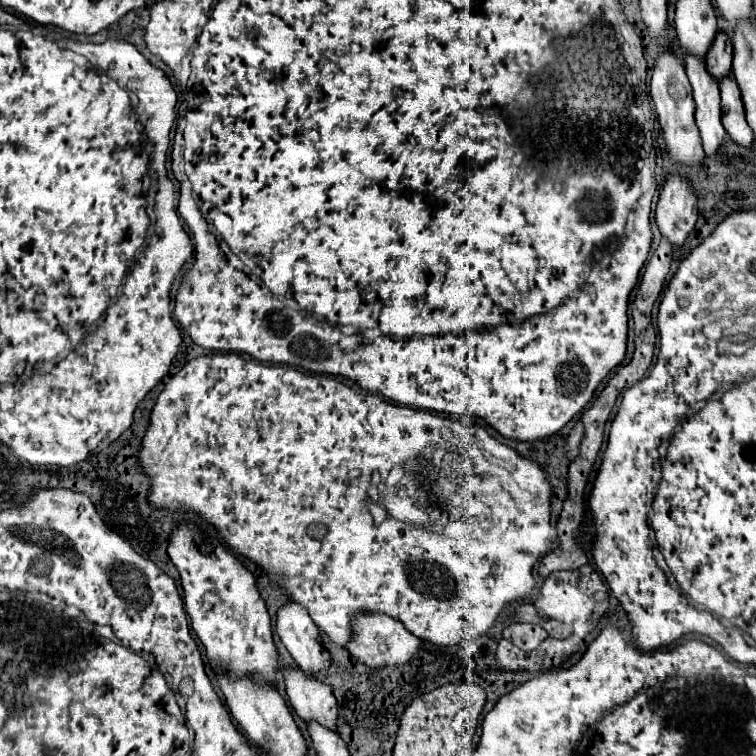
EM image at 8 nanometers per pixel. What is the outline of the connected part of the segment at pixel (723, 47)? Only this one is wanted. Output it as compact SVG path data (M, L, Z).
M717 32L711 52L707 52L707 70L719 80L731 72L733 44L725 32Z

